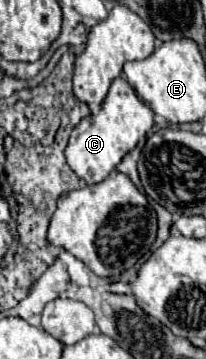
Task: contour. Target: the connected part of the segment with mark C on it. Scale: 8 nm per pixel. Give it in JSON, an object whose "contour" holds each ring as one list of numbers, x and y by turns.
{"contour":[[116,78,110,86,110,92,102,108,90,118,82,120,72,130,72,136,66,148,66,162,74,170,74,174,80,180,84,180,88,186,98,184,116,170,120,160,130,150,136,148,140,138,150,134,152,126,154,126,154,112,150,110,150,106,136,96,136,92,130,88,130,84,124,78]]}

